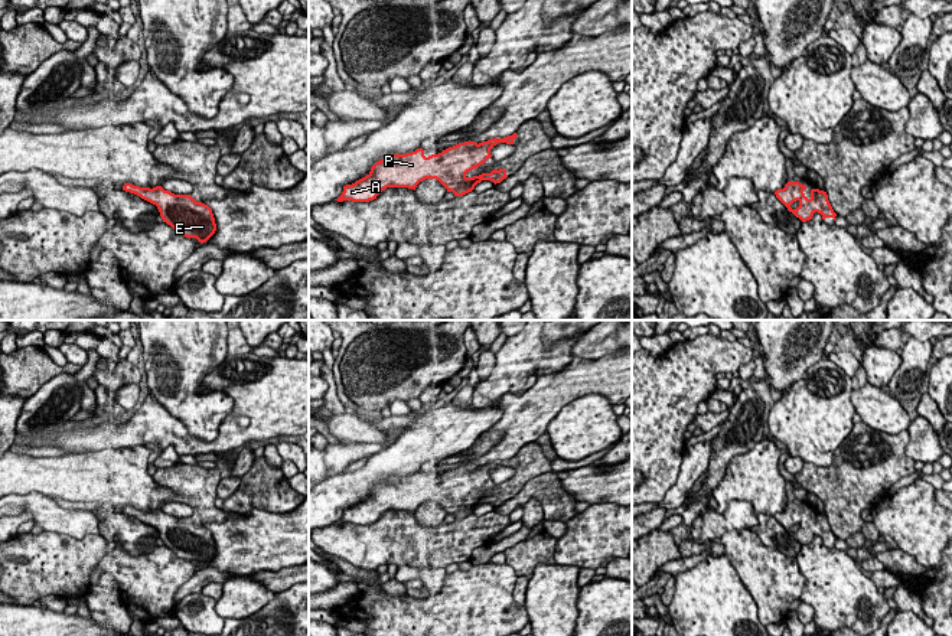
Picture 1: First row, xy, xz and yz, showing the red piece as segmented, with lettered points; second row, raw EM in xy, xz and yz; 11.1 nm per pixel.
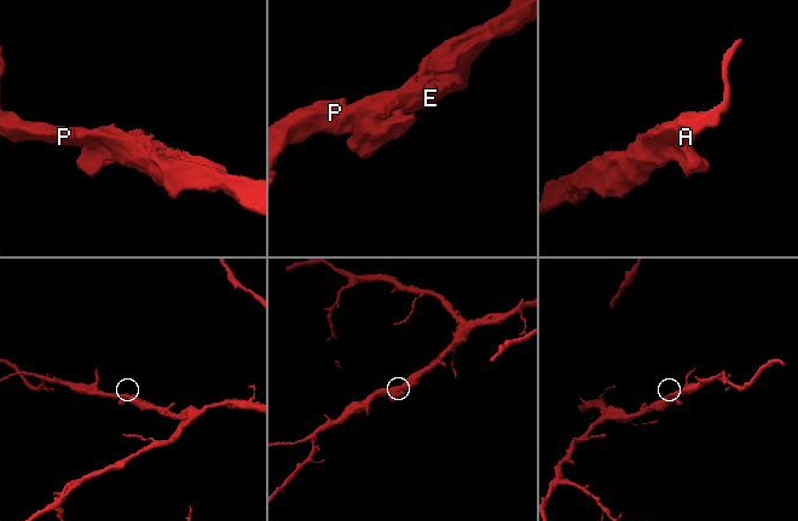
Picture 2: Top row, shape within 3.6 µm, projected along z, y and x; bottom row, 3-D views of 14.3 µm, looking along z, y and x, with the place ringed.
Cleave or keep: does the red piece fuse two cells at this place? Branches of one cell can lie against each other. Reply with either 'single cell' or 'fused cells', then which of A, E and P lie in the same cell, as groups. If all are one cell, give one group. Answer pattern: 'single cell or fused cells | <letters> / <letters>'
single cell | A E P

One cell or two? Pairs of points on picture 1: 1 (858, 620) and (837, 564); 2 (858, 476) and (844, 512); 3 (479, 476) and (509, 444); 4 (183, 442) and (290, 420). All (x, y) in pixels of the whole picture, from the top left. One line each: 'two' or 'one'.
1: one
2: one
3: two
4: one

